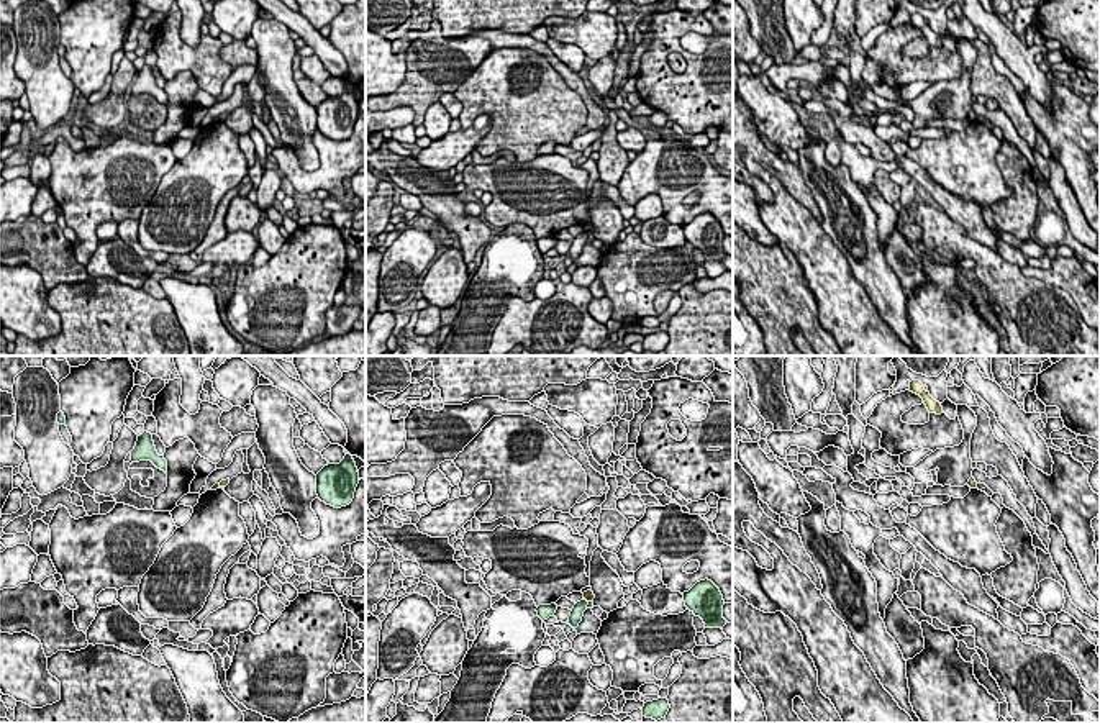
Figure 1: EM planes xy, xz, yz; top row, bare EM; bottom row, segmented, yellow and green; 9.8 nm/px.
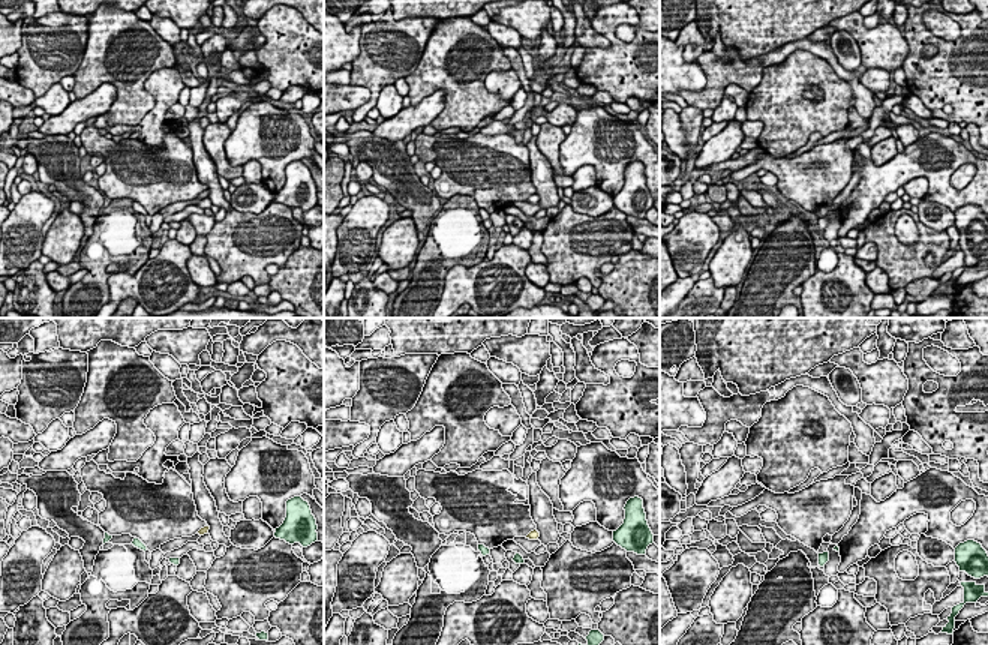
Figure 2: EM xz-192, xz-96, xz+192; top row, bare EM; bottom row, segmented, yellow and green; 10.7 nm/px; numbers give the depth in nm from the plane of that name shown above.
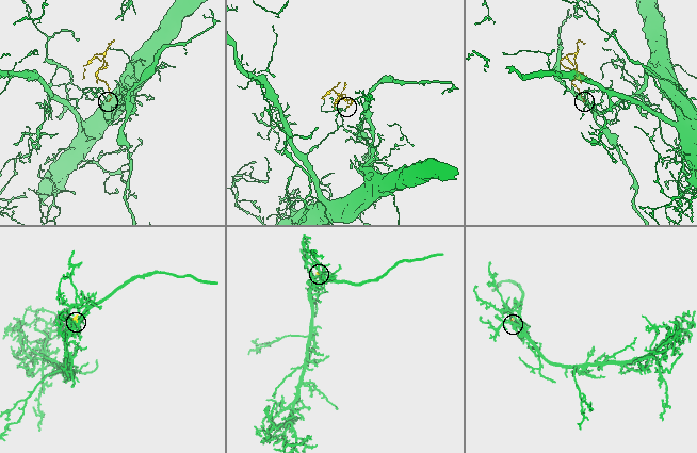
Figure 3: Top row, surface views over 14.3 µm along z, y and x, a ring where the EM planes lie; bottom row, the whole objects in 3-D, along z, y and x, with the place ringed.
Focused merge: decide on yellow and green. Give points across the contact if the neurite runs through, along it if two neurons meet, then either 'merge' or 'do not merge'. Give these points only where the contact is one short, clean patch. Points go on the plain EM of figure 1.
along xz (584, 230), (587, 235) | do not merge

